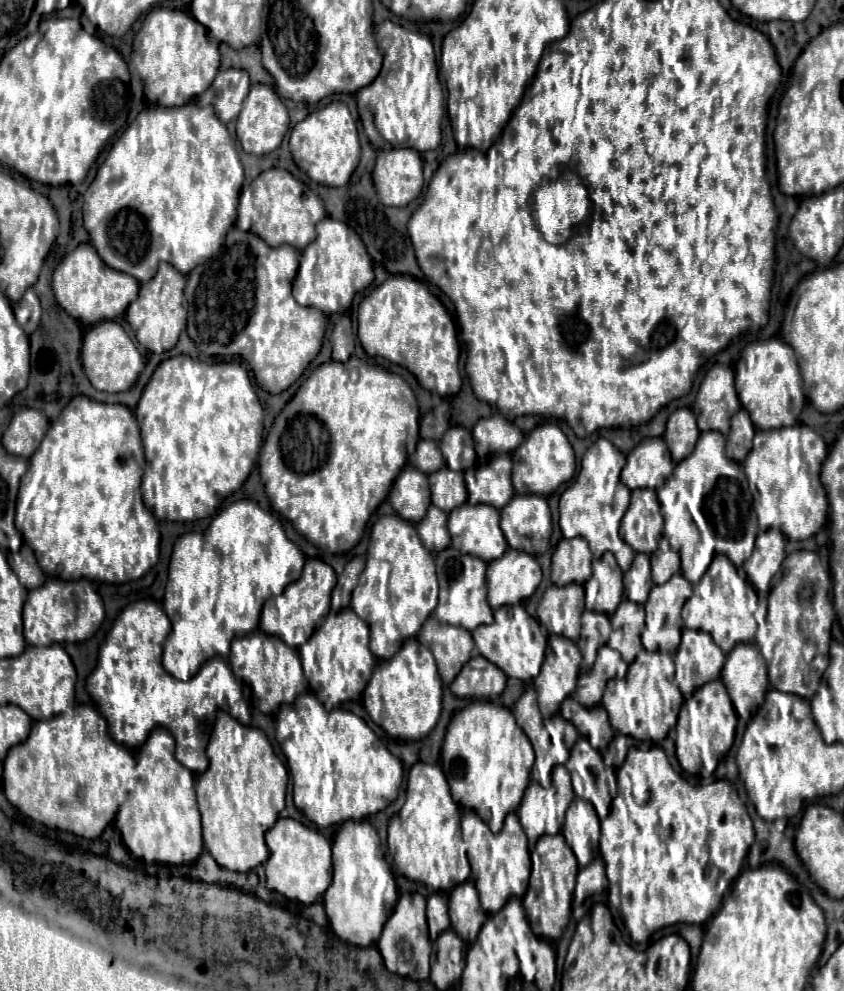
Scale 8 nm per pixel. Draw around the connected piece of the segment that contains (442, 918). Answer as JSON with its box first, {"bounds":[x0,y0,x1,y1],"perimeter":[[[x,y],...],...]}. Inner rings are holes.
{"bounds":[428,892,450,942],"perimeter":[[[436,892],[428,898],[428,928],[430,928],[430,936],[432,942],[440,936],[440,932],[444,932],[450,924],[448,924],[448,896],[444,892]]]}

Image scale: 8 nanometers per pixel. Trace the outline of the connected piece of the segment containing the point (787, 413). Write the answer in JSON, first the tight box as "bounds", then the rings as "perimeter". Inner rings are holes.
{"bounds":[735,338,804,430],"perimeter":[[[768,338],[750,342],[735,366],[735,385],[742,408],[750,414],[752,422],[760,430],[774,430],[794,426],[804,406],[802,376],[798,370],[794,350],[782,338]]]}

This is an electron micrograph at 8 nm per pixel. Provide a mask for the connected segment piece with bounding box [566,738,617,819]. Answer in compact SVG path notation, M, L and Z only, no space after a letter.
M580 738L572 746L566 768L575 795L591 802L598 817L604 819L609 814L613 796L617 793L615 769L604 764L601 753L592 748L586 738Z

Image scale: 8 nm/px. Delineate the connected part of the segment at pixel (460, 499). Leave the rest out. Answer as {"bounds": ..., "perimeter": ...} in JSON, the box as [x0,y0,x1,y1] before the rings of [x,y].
{"bounds":[428,460,468,512],"perimeter":[[[446,460],[444,466],[428,476],[428,485],[431,493],[430,504],[436,504],[444,512],[458,508],[467,500],[468,492],[464,484],[464,471],[454,471],[448,468]]]}

